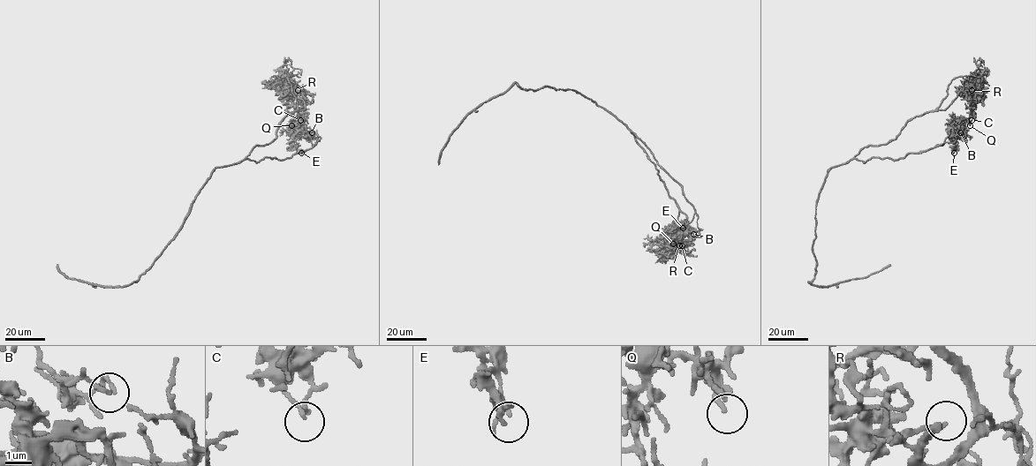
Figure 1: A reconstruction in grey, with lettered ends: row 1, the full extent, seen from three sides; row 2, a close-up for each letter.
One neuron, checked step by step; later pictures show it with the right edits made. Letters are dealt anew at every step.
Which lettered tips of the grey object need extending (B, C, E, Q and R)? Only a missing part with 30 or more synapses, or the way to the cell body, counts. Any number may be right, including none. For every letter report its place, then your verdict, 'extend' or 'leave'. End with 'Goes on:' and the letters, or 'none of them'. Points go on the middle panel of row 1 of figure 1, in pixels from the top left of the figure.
B: (693, 234) | leave
C: (682, 245) | leave
E: (683, 228) | leave
Q: (673, 244) | leave
R: (679, 245) | leave
Goes on: none of them

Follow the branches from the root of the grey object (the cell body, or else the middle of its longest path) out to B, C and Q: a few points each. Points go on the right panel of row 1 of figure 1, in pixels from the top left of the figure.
B: (830, 169), (854, 158), (897, 160), (953, 143), (956, 135), (963, 138), (965, 133), (960, 132)
C: (830, 169), (848, 162), (864, 147), (895, 139), (916, 116), (944, 110), (961, 91), (972, 104), (971, 120)
Q: (830, 169), (854, 158), (897, 160), (925, 152), (941, 146), (957, 123), (970, 125)

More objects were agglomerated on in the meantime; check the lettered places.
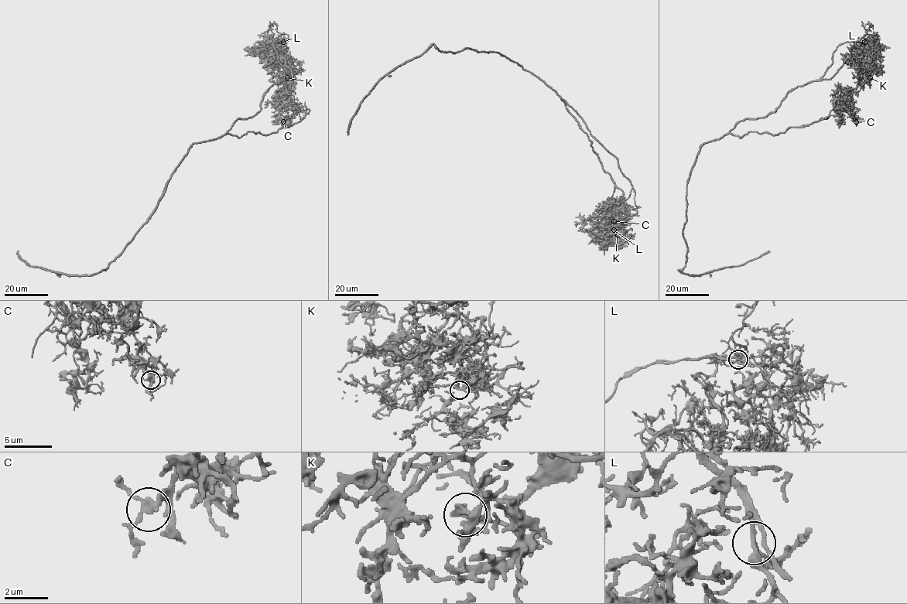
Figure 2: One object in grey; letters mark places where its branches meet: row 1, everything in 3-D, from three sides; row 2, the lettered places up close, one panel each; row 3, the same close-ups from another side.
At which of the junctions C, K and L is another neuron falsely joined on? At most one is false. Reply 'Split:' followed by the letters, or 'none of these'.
Split: none of these

